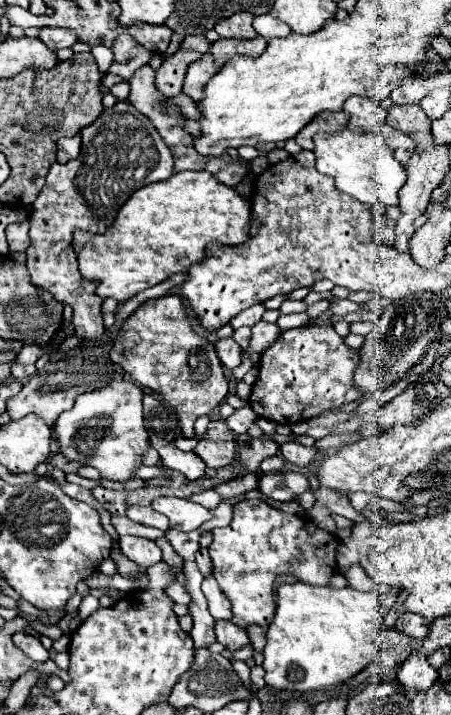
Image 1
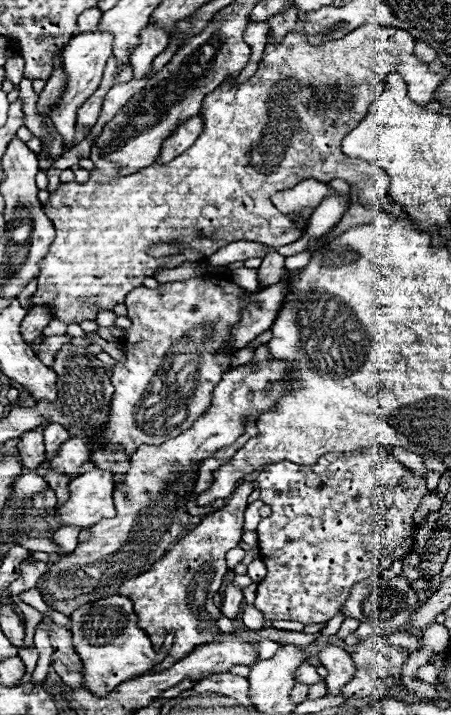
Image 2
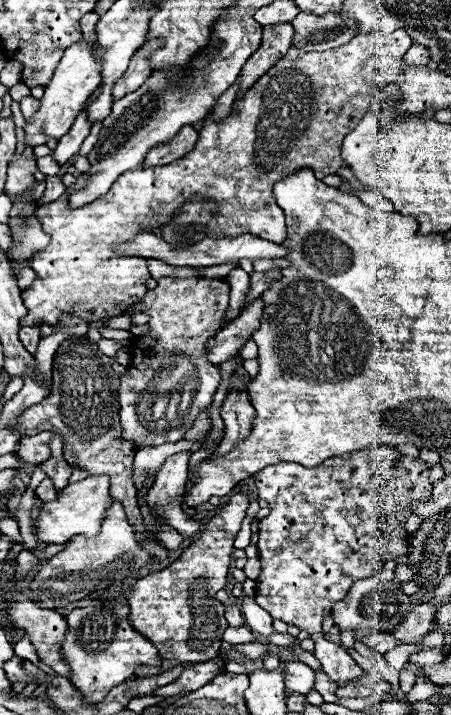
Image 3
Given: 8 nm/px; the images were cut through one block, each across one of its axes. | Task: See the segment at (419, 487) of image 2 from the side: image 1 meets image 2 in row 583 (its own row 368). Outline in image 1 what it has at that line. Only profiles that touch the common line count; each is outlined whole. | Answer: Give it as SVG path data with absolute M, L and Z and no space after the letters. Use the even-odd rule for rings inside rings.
M332 324L284 330L260 358L260 374L252 386L250 406L260 418L278 424L306 422L326 410L350 404L350 400L360 400L360 388L354 384L358 364L360 352L348 348Z

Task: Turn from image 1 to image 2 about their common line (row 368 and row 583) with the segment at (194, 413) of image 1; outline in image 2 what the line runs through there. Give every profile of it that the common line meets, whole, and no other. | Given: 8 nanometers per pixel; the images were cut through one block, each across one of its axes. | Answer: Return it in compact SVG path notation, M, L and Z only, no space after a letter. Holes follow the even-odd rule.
M250 482L238 486L230 502L222 510L208 514L200 522L200 526L196 526L180 542L176 542L174 548L162 560L154 562L148 572L130 578L120 586L120 594L134 602L138 626L150 636L154 646L162 646L164 638L168 634L174 634L174 644L170 652L174 660L186 658L198 646L218 640L218 626L208 624L210 620L218 620L222 616L220 608L212 602L212 596L220 590L222 580L228 572L226 552L230 548L236 548L242 538L244 510L248 506L250 494Z

